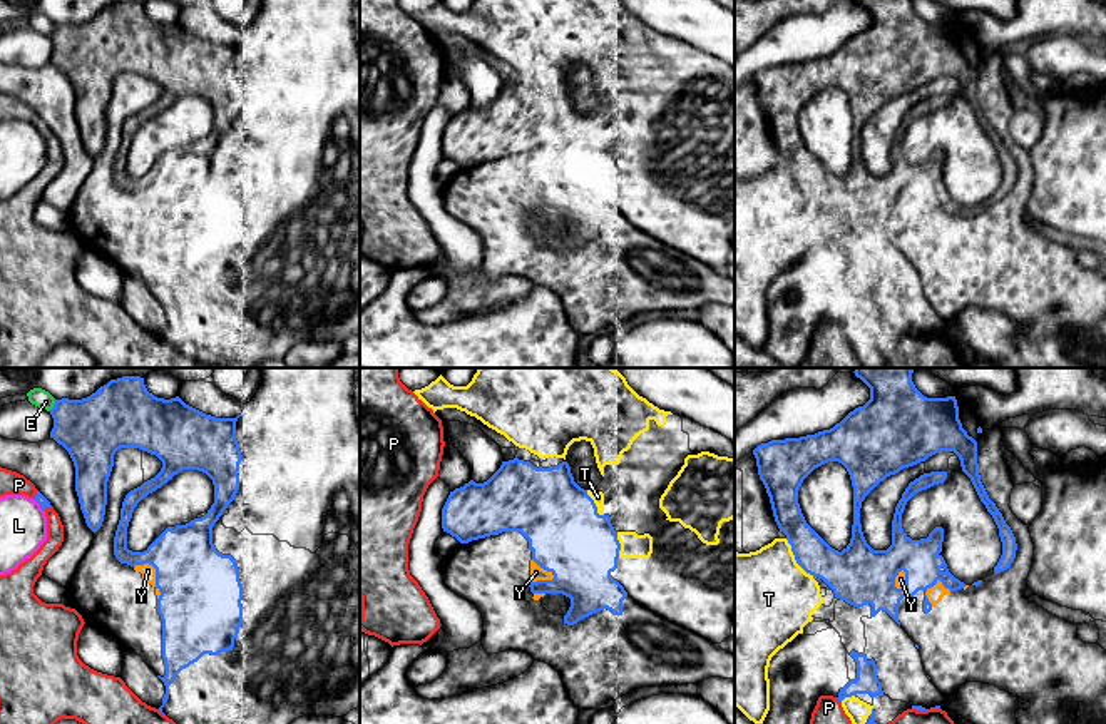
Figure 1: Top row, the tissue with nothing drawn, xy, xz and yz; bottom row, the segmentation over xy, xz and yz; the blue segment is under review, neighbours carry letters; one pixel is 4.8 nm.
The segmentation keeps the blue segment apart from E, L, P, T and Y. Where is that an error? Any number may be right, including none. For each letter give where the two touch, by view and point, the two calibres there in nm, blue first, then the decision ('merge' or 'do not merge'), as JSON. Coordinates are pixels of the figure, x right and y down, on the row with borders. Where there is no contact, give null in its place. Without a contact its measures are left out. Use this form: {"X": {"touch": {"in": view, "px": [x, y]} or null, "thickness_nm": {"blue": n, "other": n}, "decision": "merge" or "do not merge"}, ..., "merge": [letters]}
{"E": {"touch": {"in": "xy", "px": [54, 405]}, "thickness_nm": {"blue": 300, "other": 90}, "decision": "do not merge"}, "L": {"touch": {"in": "xy", "px": [39, 504]}, "thickness_nm": {"blue": 50, "other": 220}, "decision": "do not merge"}, "P": {"touch": {"in": "xy", "px": [161, 711]}, "thickness_nm": {"blue": 110, "other": 220}, "decision": "merge"}, "T": {"touch": {"in": "yz", "px": [795, 559]}, "thickness_nm": {"blue": 220, "other": 480}, "decision": "do not merge"}, "Y": {"touch": {"in": "xy", "px": [156, 576]}, "thickness_nm": {"blue": 400, "other": 70}, "decision": "do not merge"}, "merge": ["P"]}

